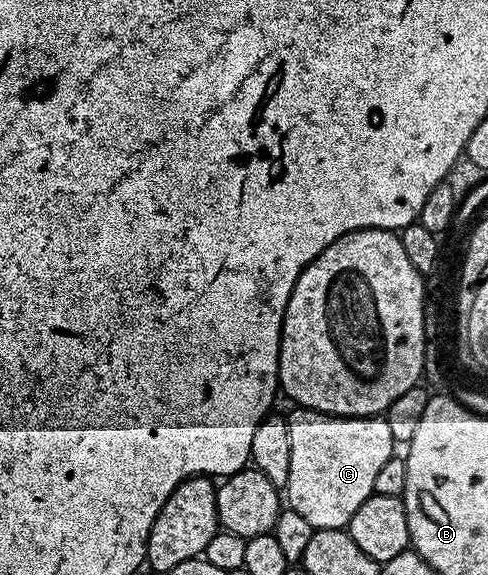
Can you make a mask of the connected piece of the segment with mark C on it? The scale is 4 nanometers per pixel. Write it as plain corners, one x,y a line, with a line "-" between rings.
295,408
292,414
288,413
286,415
286,419
287,427
289,428
289,448
291,449
291,455
289,456
289,480
285,487
286,505
290,509
295,510
297,516
305,516
305,520
309,520
309,524
315,530
341,530
346,528
351,522
353,512
357,512
357,508
361,508
361,504
365,504
365,500
375,493
377,472
381,472
381,467
384,466
385,460
389,460
396,453
397,444
393,440
393,432
389,432
389,424
386,417
345,418
334,414
322,414
319,410

